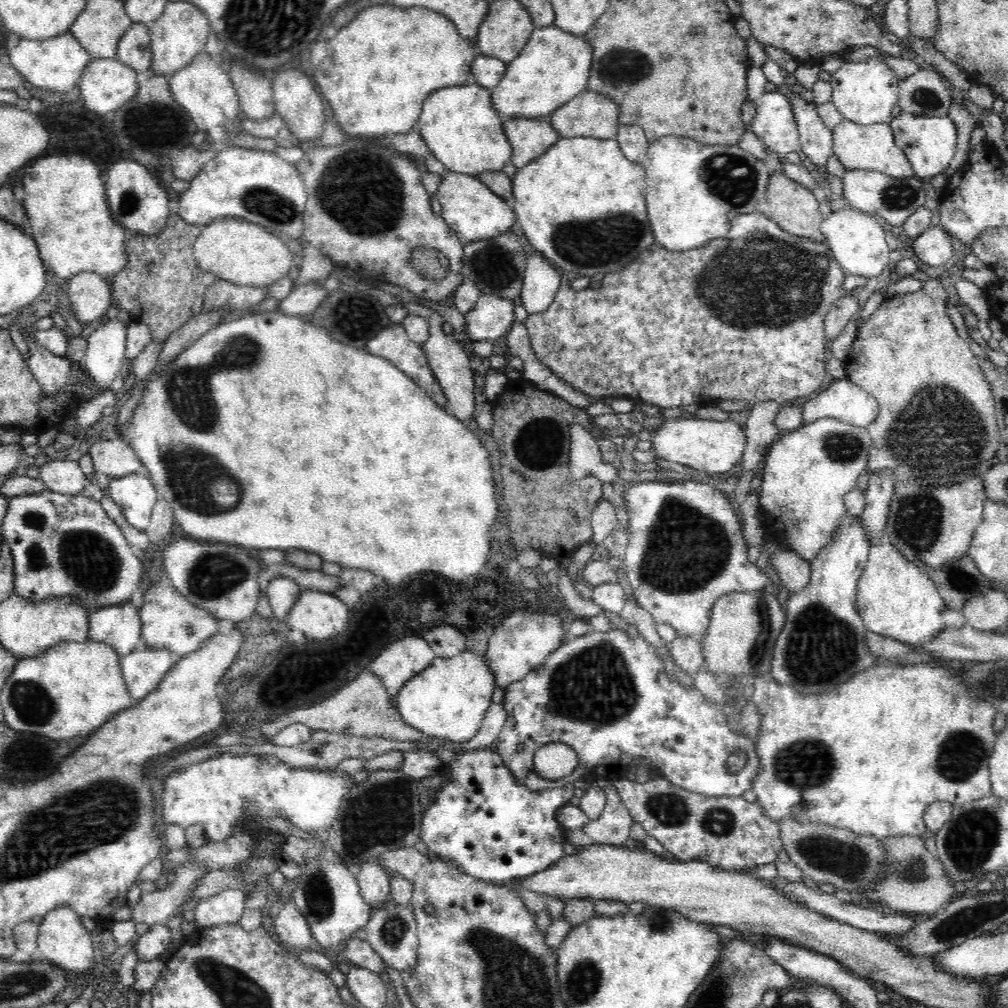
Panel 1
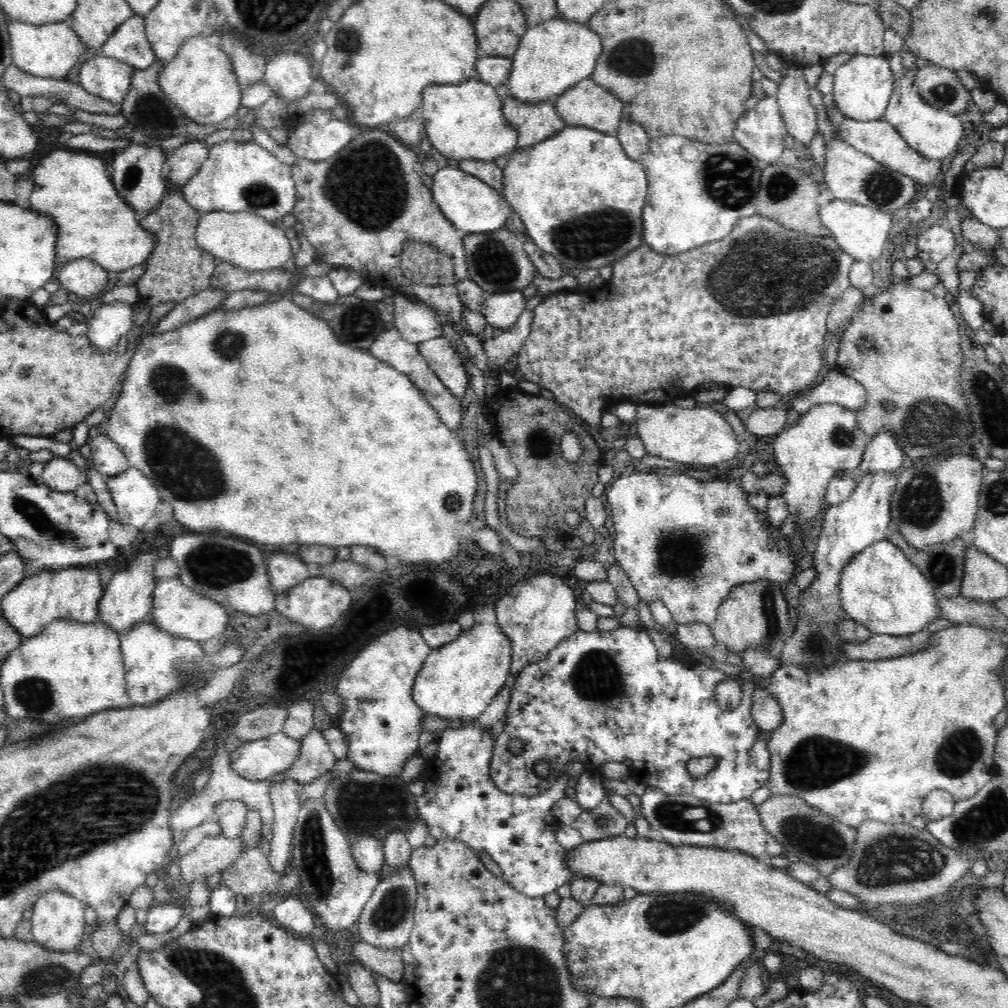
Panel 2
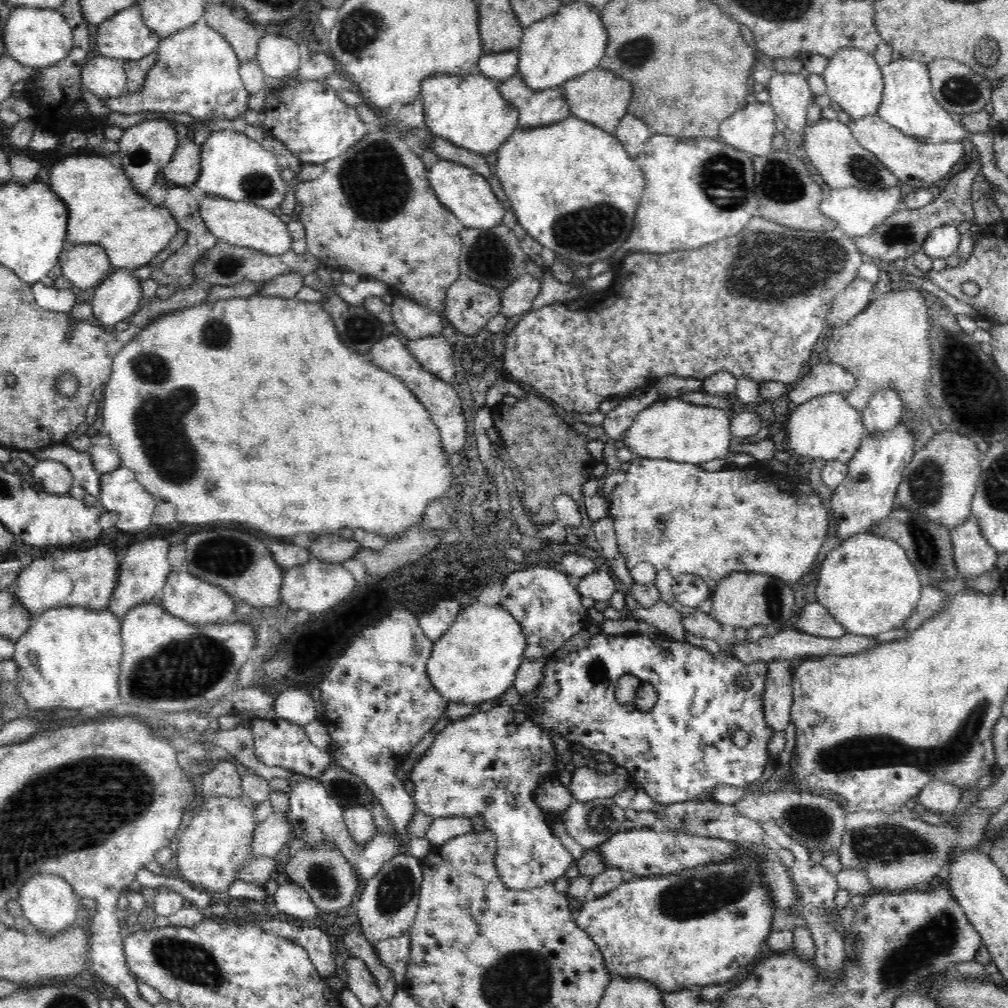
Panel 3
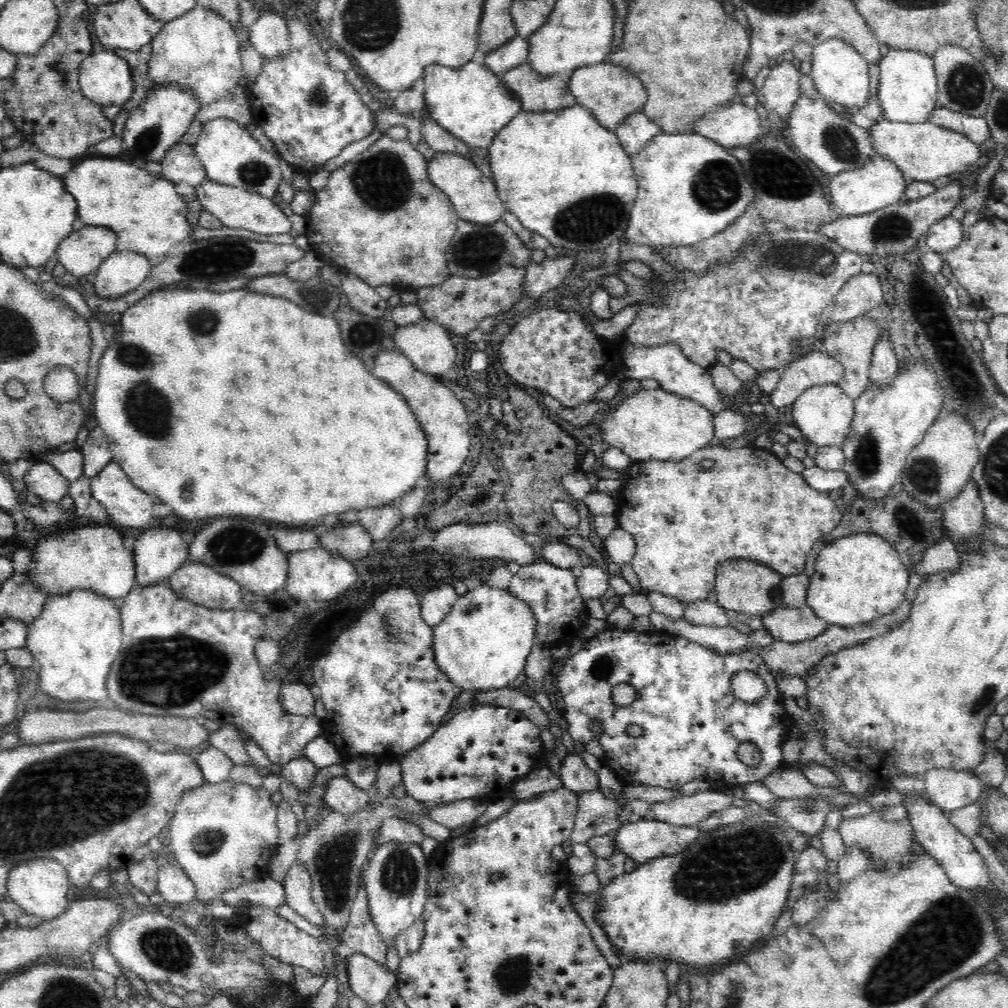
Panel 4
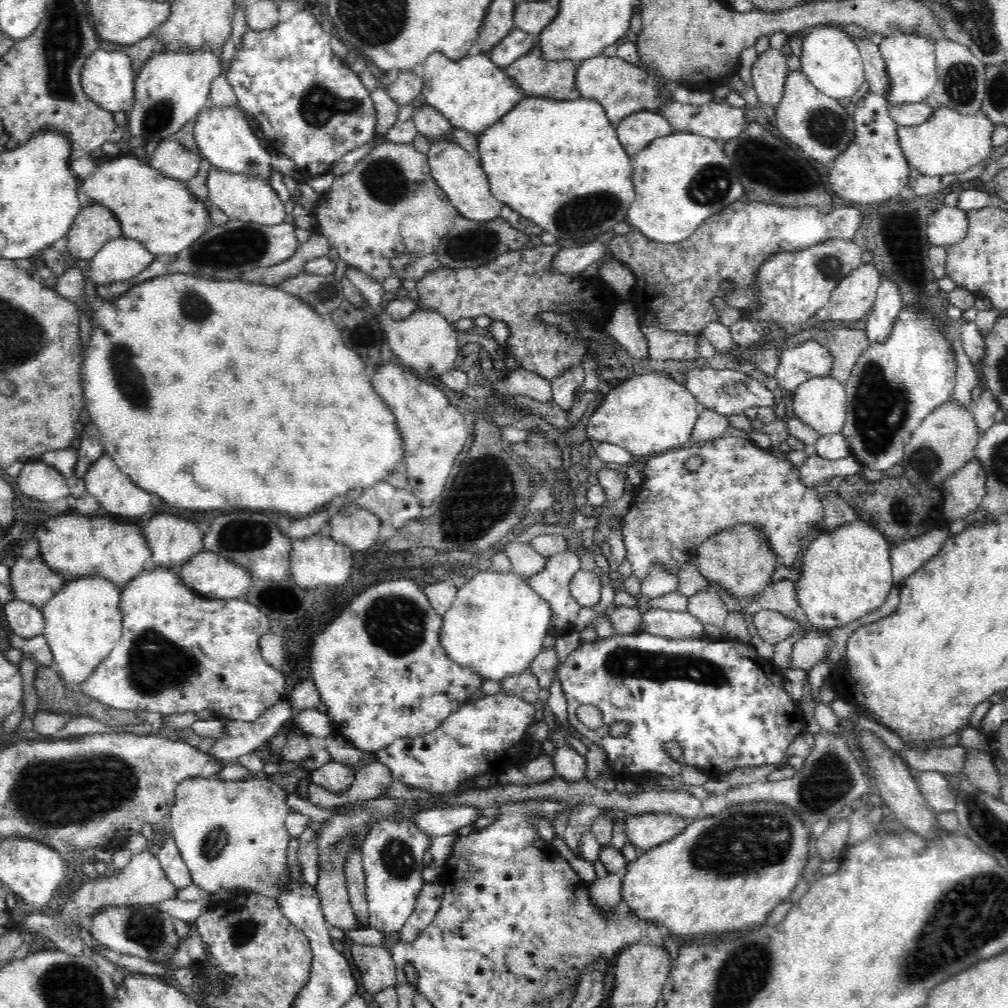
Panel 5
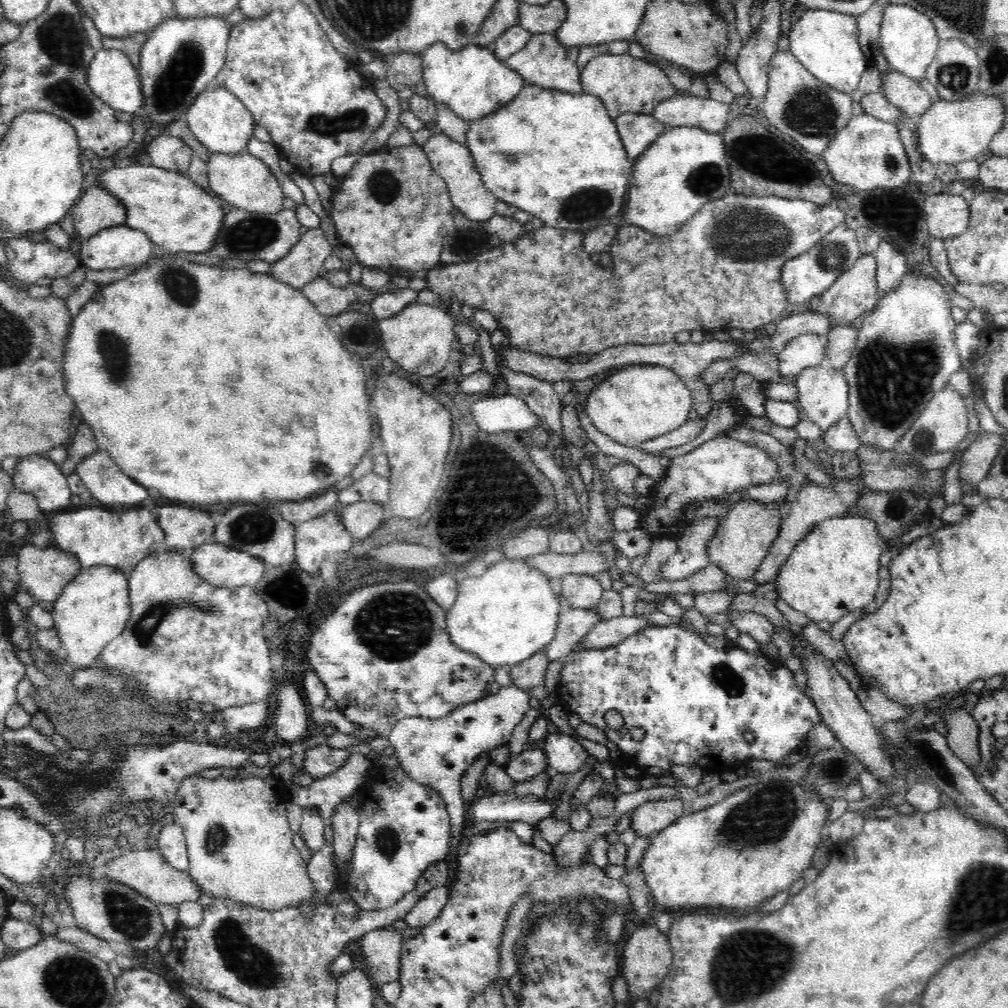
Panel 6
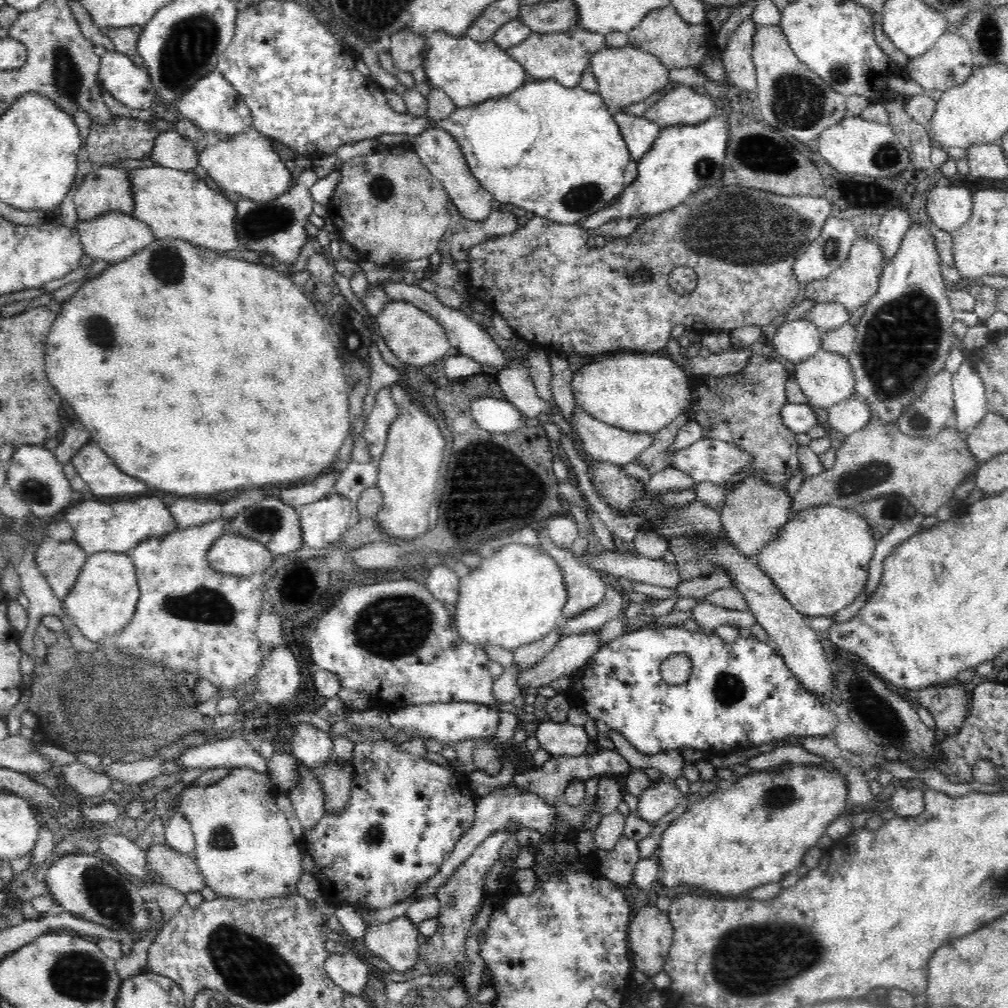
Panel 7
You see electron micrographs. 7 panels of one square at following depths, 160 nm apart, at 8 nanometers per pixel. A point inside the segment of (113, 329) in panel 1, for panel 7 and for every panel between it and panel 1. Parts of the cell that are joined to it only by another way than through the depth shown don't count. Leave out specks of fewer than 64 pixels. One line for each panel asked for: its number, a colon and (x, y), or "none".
2: (107, 323)
3: (118, 297)
4: (123, 272)
5: (120, 259)
6: (111, 248)
7: (114, 237)

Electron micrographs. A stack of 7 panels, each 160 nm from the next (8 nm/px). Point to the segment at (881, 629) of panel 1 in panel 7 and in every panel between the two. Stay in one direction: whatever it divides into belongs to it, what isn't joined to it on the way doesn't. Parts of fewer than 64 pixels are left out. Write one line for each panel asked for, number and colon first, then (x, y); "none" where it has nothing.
2: (881, 589)
3: (868, 583)
4: (858, 578)
5: (846, 574)
6: (833, 571)
7: (819, 559)

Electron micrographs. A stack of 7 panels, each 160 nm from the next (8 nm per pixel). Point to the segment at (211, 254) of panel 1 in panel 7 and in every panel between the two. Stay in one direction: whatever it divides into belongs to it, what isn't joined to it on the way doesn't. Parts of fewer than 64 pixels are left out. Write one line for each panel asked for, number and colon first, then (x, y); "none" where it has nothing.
2: (245, 240)
3: (244, 225)
4: (236, 208)
5: (247, 198)
6: (243, 181)
7: (246, 164)

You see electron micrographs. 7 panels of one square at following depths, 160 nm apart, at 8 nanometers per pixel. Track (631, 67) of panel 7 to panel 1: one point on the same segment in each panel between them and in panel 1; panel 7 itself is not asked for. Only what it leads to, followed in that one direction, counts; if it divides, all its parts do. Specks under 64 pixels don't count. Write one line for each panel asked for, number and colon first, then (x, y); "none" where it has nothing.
1: (590, 114)
2: (587, 104)
3: (600, 97)
4: (611, 93)
5: (622, 89)
6: (626, 84)

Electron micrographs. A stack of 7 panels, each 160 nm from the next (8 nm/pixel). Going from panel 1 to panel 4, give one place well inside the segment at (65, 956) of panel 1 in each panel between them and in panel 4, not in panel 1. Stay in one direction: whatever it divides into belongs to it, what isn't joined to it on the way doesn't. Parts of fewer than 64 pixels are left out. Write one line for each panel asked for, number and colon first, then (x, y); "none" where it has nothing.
2: (57, 920)
3: (49, 902)
4: (40, 887)

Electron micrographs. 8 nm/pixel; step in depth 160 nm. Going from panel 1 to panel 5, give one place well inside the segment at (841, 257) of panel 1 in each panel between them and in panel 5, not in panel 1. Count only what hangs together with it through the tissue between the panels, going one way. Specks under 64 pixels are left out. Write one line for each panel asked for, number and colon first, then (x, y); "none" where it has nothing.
2: (862, 232)
3: (859, 212)
4: (878, 184)
5: (873, 169)

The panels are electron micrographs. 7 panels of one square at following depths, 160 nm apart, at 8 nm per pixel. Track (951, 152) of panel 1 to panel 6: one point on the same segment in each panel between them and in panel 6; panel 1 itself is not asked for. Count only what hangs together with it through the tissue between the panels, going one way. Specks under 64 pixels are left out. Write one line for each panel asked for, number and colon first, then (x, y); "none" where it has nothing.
2: (936, 134)
3: (907, 104)
4: (907, 92)
5: (911, 62)
6: (909, 40)

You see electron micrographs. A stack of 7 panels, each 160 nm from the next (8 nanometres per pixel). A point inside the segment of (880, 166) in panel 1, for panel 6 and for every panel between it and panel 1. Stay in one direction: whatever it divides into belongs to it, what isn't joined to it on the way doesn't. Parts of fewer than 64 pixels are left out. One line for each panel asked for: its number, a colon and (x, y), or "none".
2: (878, 139)
3: (917, 165)
4: (924, 152)
5: (950, 142)
6: (952, 131)

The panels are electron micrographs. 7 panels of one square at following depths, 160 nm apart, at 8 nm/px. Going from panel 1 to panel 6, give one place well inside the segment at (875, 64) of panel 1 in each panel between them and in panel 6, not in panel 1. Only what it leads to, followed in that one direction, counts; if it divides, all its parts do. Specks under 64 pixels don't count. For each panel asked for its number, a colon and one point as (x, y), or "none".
2: (862, 87)
3: (854, 80)
4: (840, 73)
5: (832, 62)
6: (826, 43)

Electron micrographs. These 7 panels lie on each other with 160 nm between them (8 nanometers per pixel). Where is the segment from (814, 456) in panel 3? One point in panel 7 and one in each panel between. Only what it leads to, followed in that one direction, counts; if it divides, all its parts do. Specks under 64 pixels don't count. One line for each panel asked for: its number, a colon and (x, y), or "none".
4: (824, 414)
5: (821, 402)
6: (823, 392)
7: (826, 378)

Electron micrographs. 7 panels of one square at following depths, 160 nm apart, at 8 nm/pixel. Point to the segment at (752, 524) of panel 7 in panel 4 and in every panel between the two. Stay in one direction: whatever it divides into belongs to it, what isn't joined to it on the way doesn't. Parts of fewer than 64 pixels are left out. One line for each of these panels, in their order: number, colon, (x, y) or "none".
4: (746, 586)
5: (739, 559)
6: (741, 541)

